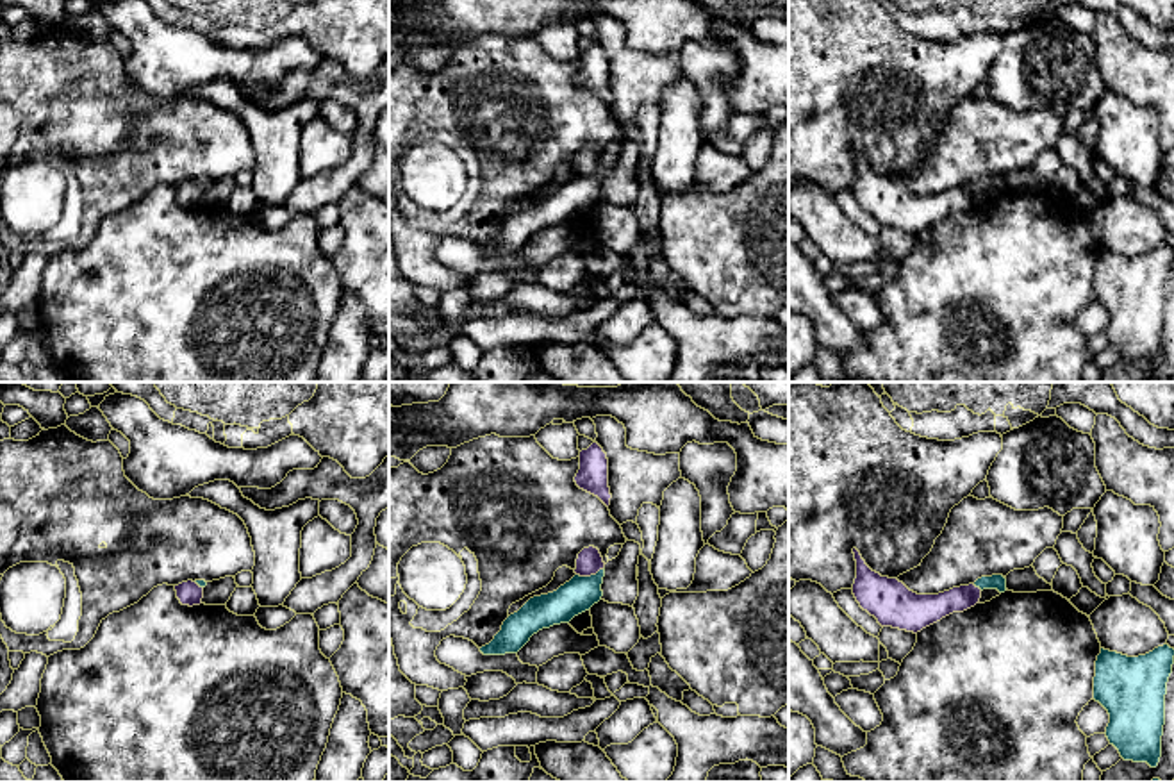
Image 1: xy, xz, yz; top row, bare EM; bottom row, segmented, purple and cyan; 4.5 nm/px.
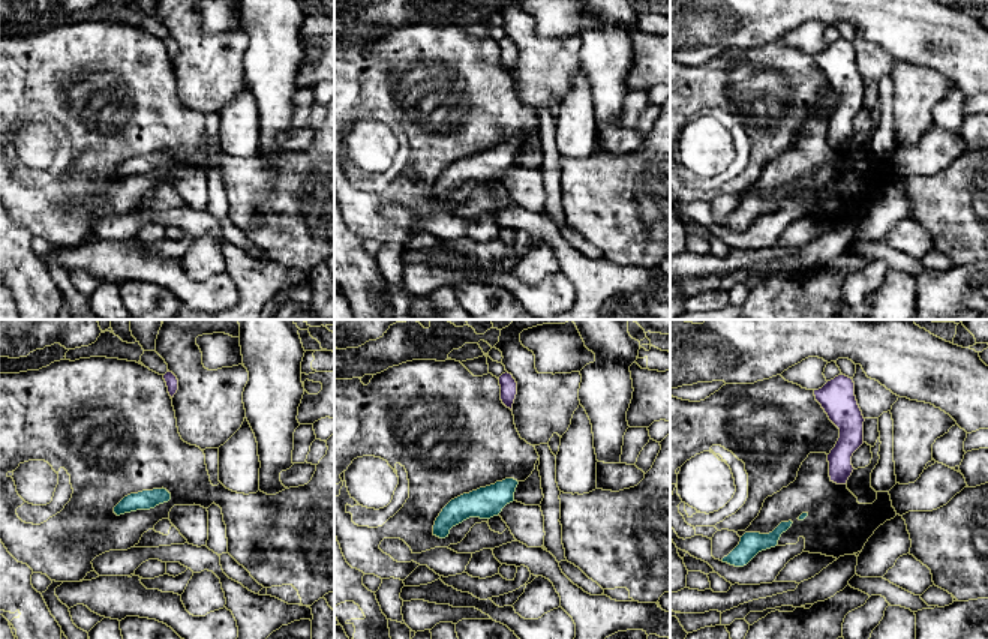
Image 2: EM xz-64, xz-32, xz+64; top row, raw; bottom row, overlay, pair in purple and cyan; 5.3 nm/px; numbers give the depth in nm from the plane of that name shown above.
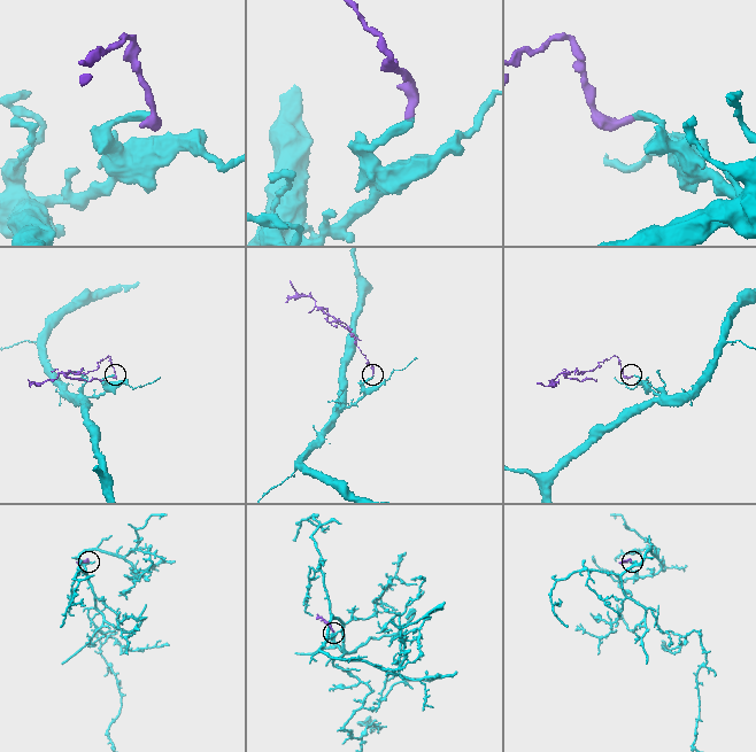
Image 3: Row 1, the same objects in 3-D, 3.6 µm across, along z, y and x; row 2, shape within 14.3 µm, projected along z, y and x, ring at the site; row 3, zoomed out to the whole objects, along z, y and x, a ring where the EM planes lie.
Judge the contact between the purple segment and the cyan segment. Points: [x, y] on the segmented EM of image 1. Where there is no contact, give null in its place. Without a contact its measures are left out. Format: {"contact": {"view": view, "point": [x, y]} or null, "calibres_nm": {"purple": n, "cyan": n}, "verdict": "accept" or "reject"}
{"contact": {"view": "xz", "point": [589, 575]}, "calibres_nm": {"purple": 120, "cyan": 160}, "verdict": "reject"}

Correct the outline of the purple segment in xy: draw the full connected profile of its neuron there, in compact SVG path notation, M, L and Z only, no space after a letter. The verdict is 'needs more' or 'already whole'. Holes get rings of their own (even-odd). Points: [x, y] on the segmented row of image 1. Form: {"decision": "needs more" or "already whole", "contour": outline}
{"decision": "already whole", "contour": "M187 580L178 586L175 586L177 598L182 605L200 605L203 598L203 587L200 587L196 582Z"}

